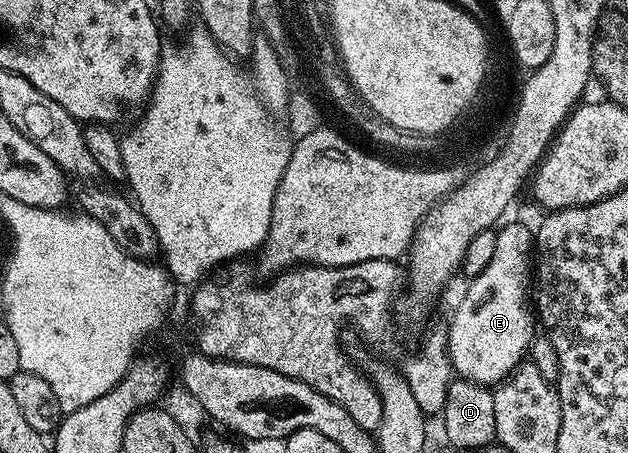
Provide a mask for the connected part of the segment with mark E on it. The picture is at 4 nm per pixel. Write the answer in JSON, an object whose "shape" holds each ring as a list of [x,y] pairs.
{"shape":[[[506,223],[496,230],[493,257],[485,269],[467,283],[467,292],[464,293],[459,308],[452,313],[451,323],[446,324],[447,352],[454,374],[460,379],[484,385],[498,385],[507,379],[524,362],[525,356],[531,350],[531,341],[537,334],[537,319],[529,298],[533,287],[533,231],[523,223]]]}

